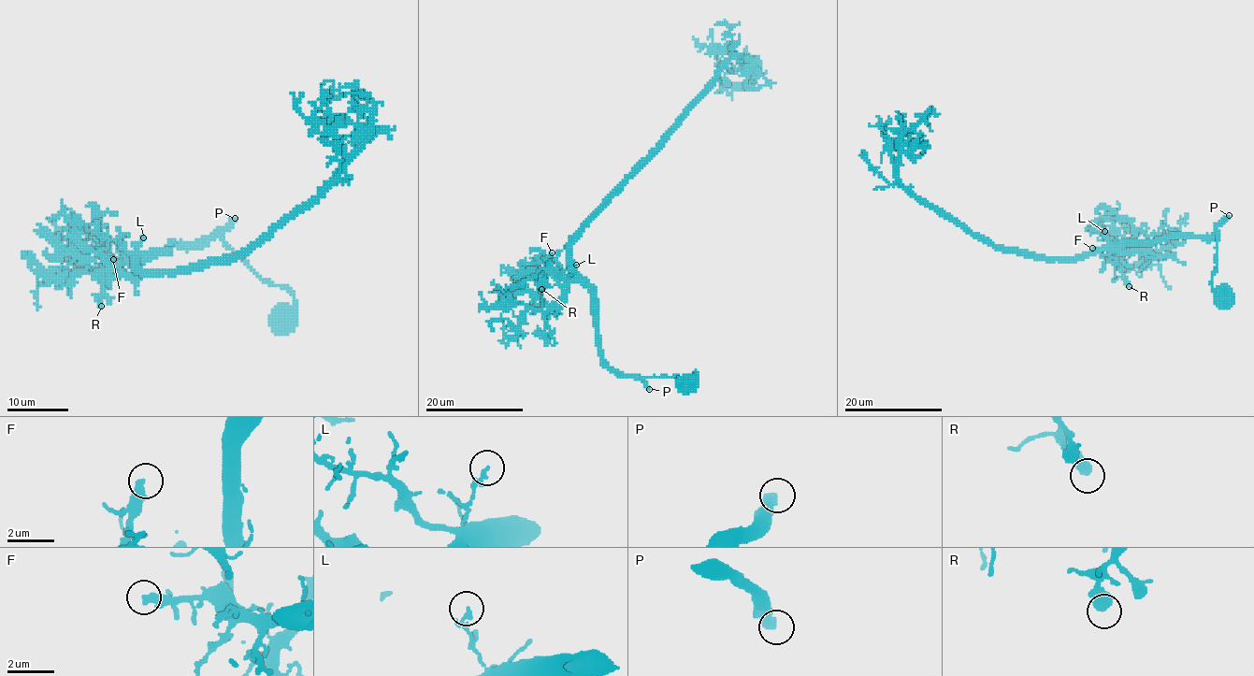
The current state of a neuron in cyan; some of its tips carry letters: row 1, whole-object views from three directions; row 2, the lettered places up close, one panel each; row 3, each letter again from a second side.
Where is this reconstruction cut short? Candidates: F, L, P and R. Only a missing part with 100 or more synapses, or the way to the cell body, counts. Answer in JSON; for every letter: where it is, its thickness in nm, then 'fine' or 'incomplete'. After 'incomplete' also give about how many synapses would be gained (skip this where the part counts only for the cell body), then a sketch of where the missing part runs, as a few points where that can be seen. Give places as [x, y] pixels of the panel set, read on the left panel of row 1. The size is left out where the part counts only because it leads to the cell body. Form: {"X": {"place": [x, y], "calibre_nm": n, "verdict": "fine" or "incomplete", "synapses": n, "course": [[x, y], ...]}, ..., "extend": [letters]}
{"F": {"place": [113, 259], "calibre_nm": 360, "verdict": "fine"}, "L": {"place": [143, 237], "calibre_nm": 180, "verdict": "fine"}, "P": {"place": [235, 218], "calibre_nm": 440, "verdict": "incomplete", "synapses": 250}, "R": {"place": [101, 306], "calibre_nm": 500, "verdict": "fine"}, "extend": ["P"]}

